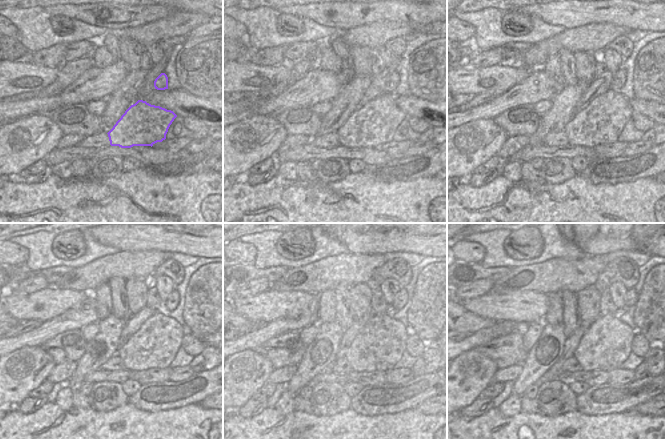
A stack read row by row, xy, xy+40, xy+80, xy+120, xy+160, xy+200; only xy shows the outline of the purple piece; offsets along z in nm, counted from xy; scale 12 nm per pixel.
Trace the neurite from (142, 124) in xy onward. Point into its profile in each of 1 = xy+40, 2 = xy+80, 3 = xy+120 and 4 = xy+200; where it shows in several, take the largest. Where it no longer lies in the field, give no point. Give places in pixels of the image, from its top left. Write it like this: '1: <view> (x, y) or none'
1: xy+40 (374, 123)
2: xy+80 (602, 121)
3: xy+120 (155, 344)
4: xy+200 (607, 343)

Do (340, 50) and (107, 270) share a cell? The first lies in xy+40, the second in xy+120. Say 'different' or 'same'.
different

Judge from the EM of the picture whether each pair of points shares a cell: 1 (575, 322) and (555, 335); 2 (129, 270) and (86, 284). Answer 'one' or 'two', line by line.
1: two
2: one

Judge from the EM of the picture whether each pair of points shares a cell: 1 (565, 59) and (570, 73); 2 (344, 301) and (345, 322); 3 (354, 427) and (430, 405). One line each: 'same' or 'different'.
1: same
2: same
3: different

